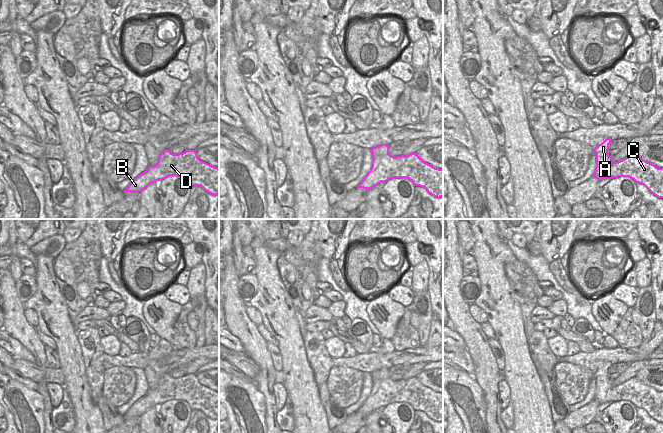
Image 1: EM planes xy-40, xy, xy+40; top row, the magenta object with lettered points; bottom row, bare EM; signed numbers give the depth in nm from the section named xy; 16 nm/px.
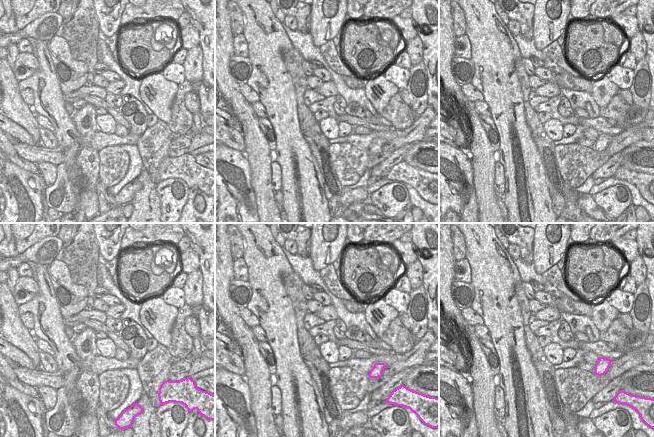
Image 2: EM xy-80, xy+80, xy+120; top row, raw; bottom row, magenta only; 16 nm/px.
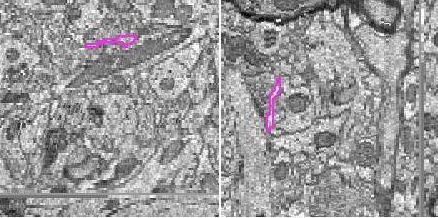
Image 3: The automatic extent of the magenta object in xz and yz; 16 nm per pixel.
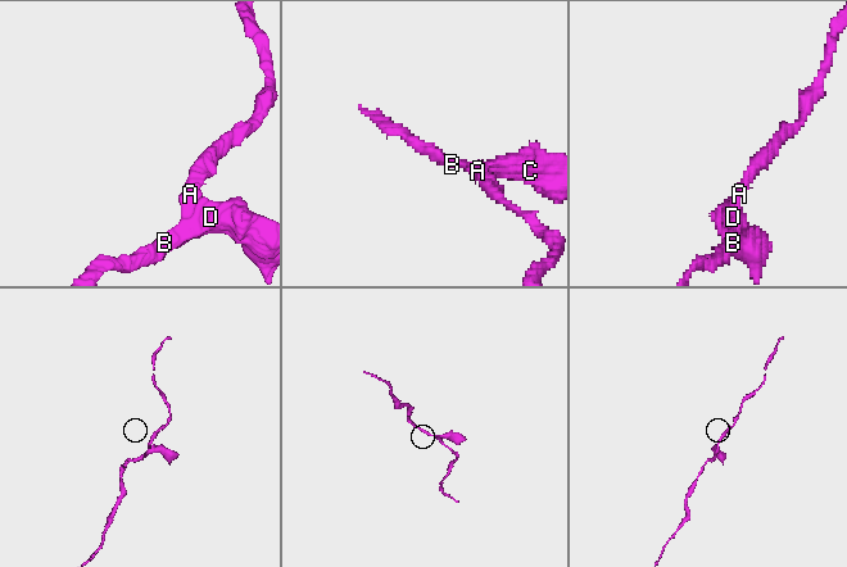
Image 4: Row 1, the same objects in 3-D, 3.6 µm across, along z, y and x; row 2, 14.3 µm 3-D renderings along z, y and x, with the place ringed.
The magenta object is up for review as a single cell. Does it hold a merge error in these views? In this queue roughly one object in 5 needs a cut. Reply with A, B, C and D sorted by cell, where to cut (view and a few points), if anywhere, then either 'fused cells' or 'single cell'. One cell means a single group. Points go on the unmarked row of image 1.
A B C D | no cut | single cell

